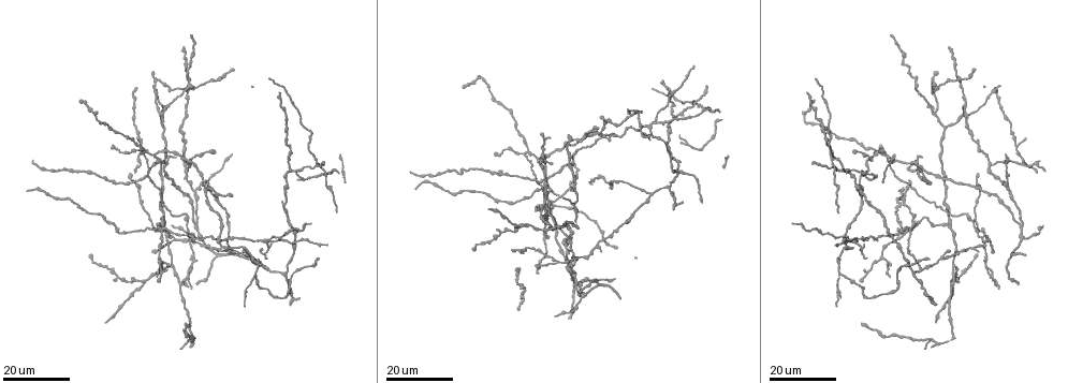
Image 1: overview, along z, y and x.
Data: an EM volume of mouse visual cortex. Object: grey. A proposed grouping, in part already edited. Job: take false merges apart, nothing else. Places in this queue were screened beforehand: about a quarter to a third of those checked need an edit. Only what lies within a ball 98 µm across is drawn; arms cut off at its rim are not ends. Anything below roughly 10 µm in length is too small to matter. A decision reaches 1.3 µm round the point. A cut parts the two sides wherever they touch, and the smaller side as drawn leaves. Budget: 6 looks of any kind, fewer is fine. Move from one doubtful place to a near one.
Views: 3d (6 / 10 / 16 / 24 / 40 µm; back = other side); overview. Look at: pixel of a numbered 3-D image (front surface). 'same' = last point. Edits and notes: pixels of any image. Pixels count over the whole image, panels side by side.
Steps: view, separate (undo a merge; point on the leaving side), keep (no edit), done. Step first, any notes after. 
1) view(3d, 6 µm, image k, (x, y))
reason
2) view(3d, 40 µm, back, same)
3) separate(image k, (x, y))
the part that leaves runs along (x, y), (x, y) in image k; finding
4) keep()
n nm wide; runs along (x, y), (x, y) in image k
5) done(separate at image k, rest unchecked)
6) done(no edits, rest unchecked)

view(3d, 24 µm, image 1, (161, 227))
looks like a crossing

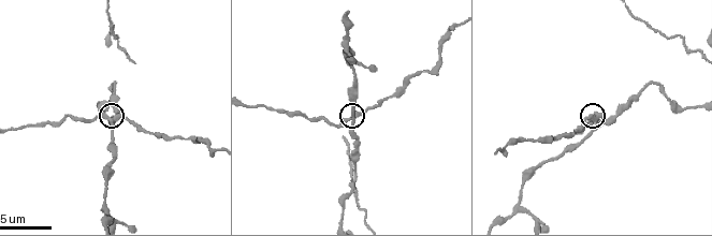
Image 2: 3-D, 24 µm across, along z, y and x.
view(3d, 10 µm, image 2, (112, 118))

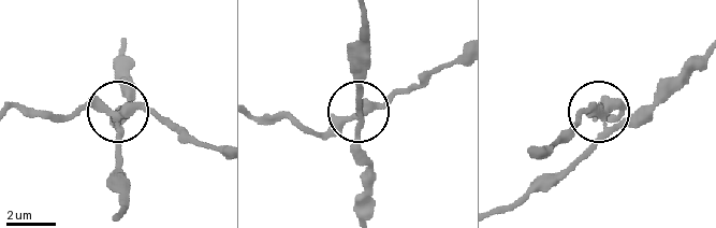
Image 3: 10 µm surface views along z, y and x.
view(3d, 10 µm, back, image 3, (599, 110))
other side

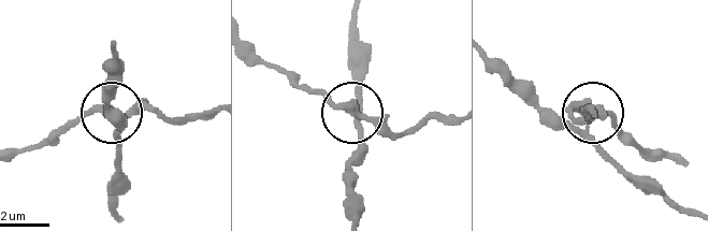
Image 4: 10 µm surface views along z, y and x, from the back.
separate(image 4, (142, 104))
side arm 52 µm; the part that leaves runs along (358, 114), (304, 89), (255, 55) in image 4; two cells meet here

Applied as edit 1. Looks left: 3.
view(3d, 16 µm, image 1, (550, 187))
four-way junction

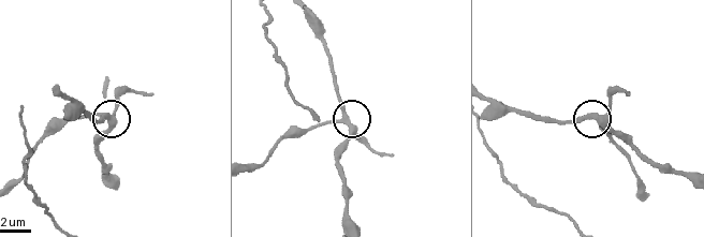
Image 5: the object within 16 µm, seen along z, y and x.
view(3d, 10 µm, image 5, (593, 114))

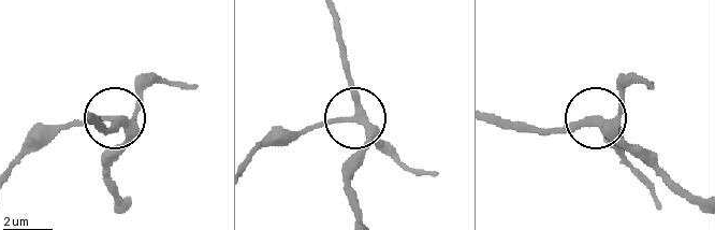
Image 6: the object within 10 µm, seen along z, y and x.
keep()
continuous, no second cell

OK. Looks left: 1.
done(separate at image 4, rest unchecked)

